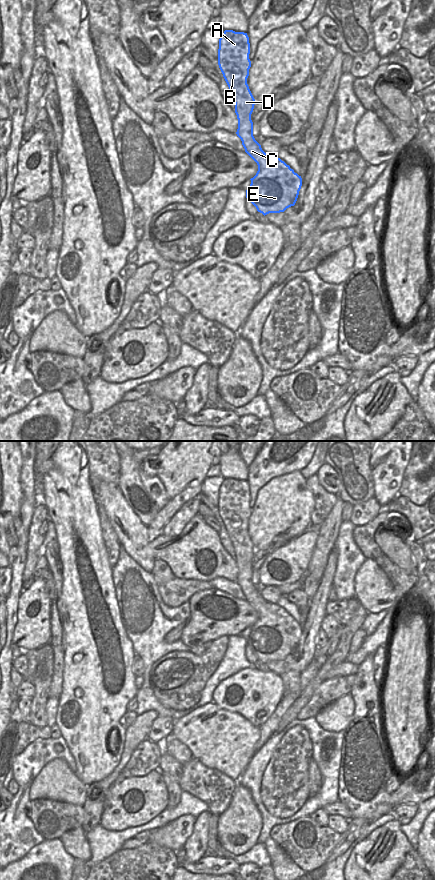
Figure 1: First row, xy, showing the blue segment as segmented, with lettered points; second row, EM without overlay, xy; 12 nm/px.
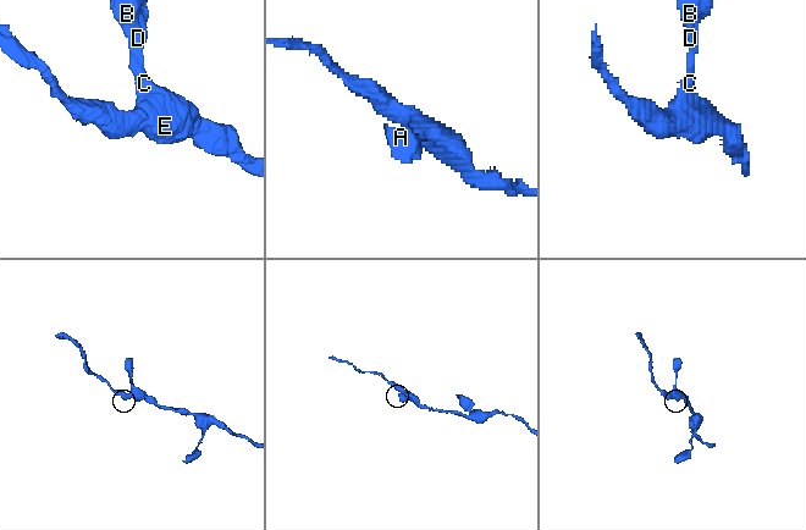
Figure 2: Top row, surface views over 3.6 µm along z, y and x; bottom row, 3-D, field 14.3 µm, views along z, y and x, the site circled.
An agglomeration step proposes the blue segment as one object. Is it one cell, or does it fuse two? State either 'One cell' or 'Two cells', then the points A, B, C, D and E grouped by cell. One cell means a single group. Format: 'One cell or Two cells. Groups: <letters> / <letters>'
One cell. Groups: A B C D E.

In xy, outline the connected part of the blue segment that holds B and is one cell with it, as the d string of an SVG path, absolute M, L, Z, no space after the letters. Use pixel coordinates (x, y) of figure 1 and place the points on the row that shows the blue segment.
M233 30L224 31L219 39L218 65L235 103L235 113L238 119L236 134L241 139L245 152L258 165L256 175L250 179L251 184L246 190L246 198L251 201L258 212L265 216L269 213L284 212L287 208L295 205L302 186L302 178L280 158L265 153L253 136L251 114L256 102L247 84L251 67L249 54L250 43L247 33Z

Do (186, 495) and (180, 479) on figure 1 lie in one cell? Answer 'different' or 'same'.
different

